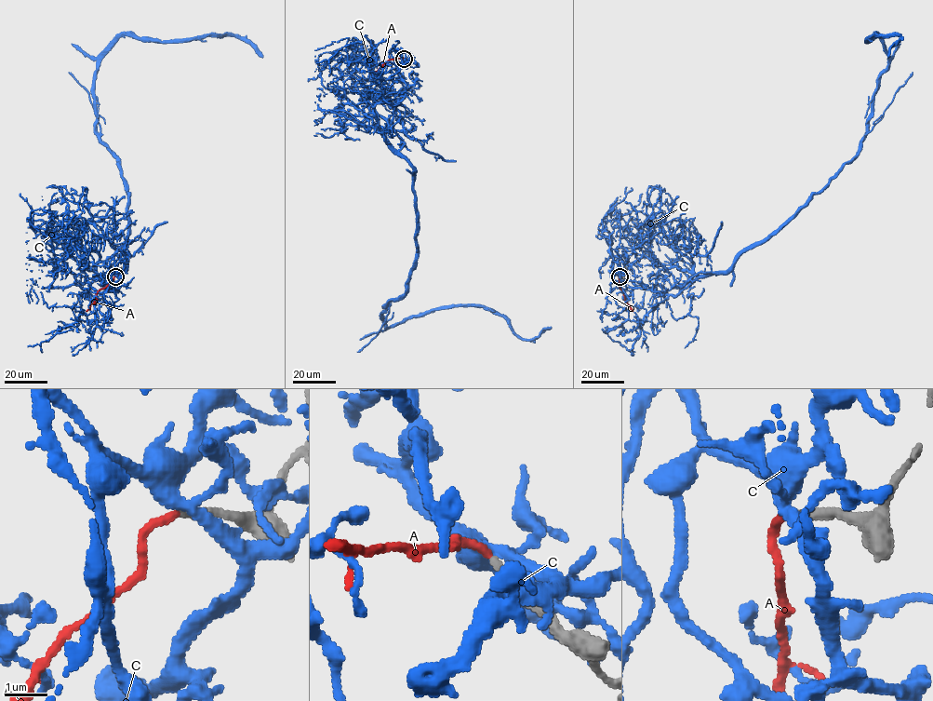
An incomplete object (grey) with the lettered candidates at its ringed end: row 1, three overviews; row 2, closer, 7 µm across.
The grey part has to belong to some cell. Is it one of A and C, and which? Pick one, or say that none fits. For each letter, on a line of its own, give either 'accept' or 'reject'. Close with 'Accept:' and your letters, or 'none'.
A: accept
C: reject
Accept: A

